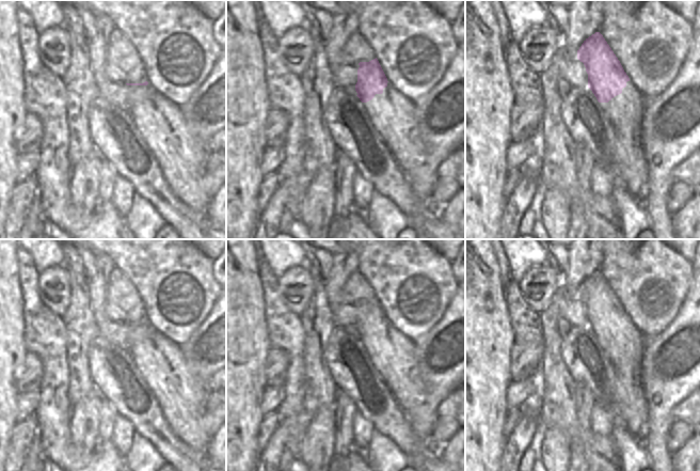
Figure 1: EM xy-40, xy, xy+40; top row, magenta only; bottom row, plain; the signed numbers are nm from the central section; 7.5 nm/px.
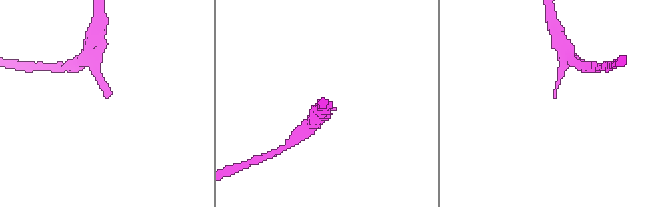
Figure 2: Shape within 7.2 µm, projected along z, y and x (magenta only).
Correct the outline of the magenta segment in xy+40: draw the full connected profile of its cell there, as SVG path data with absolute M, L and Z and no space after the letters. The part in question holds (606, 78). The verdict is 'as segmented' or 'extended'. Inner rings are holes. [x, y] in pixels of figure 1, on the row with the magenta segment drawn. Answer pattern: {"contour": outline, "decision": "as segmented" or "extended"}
{"contour": "M600 32L584 41L577 59L588 74L592 91L612 128L632 128L641 136L646 98L630 81L620 61Z", "decision": "extended"}

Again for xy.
{"contour": "M378 61L360 62L355 91L379 135L389 148L394 159L404 174L415 195L424 195L430 204L430 198L439 180L438 164L428 161L428 153L419 131L419 119L415 103L403 96L392 85Z", "decision": "extended"}

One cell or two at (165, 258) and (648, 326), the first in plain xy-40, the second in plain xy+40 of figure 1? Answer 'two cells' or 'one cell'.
one cell

